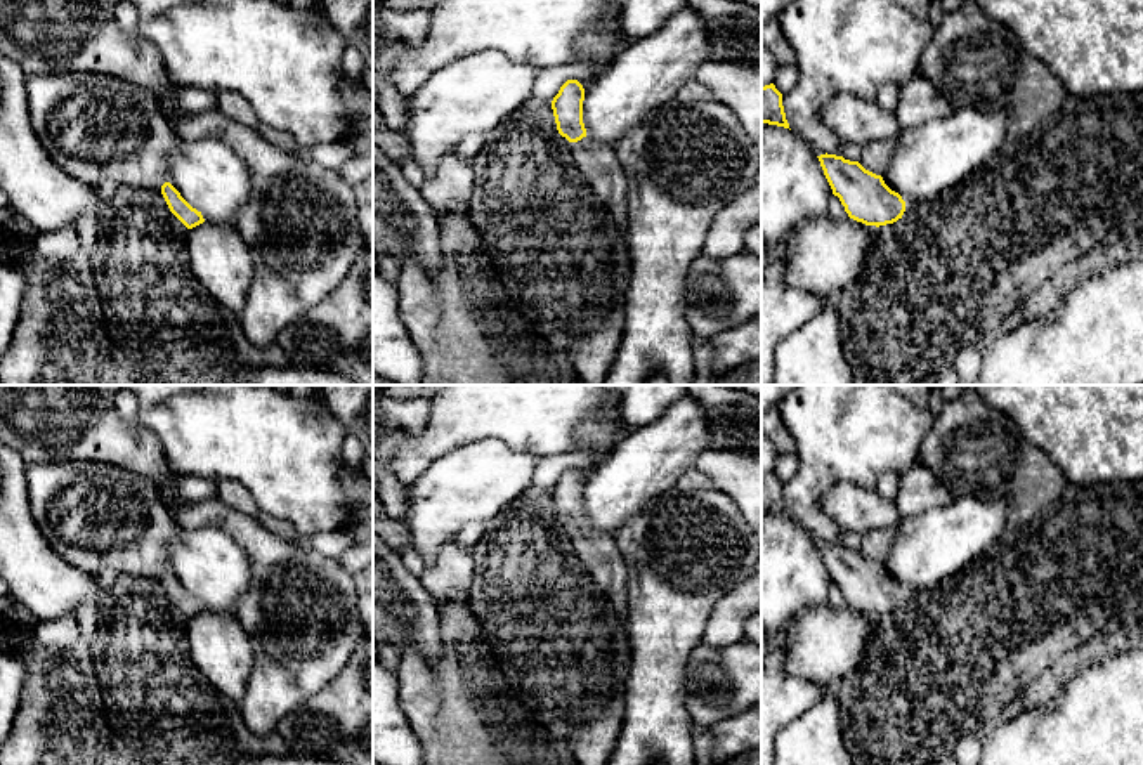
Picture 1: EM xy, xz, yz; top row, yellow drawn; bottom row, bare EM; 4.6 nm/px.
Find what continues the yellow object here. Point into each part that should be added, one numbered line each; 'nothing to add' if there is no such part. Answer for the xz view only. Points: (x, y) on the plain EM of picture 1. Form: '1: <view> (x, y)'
1: xz (599, 554)

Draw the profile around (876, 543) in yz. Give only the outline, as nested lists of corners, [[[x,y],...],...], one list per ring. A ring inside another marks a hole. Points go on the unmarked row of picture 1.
[[[876,527],[860,533],[859,552],[876,562],[883,564],[892,552],[897,527]]]

